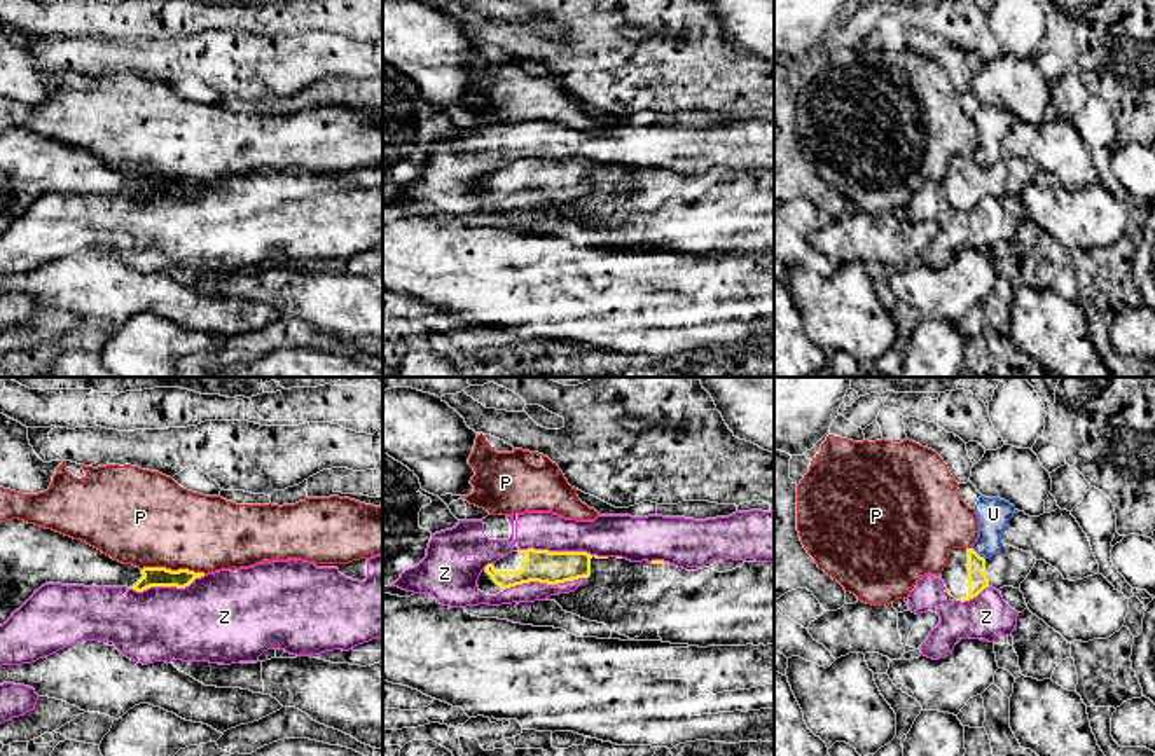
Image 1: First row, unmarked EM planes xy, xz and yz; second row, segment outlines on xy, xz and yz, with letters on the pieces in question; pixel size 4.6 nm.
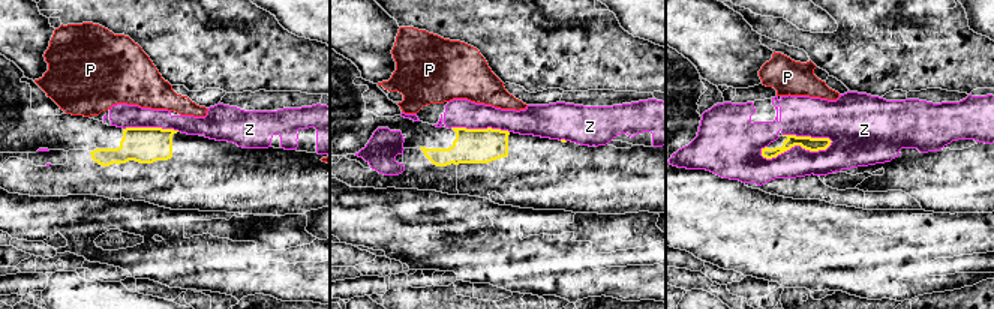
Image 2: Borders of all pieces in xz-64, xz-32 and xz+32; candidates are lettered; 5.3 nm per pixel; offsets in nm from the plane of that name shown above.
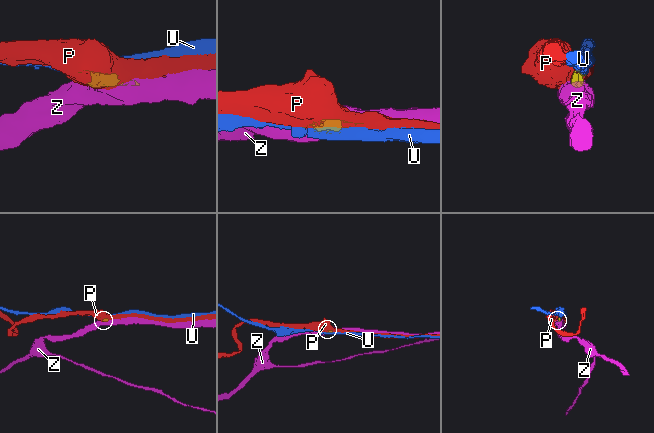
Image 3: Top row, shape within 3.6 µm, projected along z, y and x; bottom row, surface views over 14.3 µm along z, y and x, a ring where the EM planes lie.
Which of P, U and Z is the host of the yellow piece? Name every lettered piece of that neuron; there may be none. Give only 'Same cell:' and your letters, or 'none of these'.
Same cell: none of these

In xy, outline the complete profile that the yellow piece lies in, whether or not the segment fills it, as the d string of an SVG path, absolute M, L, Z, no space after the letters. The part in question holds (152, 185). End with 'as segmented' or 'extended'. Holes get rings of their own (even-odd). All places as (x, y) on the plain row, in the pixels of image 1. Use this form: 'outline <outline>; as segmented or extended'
outline M19 127L0 131L0 234L42 194L185 197L204 182L136 176L114 169L82 148Z; extended

